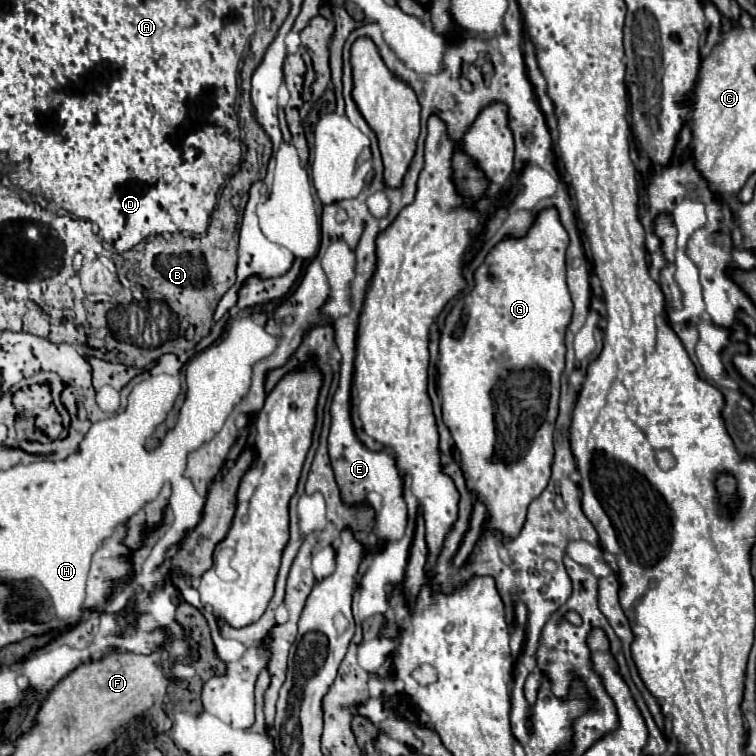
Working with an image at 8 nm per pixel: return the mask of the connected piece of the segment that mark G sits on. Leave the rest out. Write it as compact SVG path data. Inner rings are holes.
M545 209L541 211L531 229L529 235L525 239L505 239L501 241L483 261L483 267L475 271L473 279L475 279L475 287L467 293L461 295L453 309L449 311L447 319L445 319L445 327L441 331L441 341L439 341L439 393L441 393L441 407L443 407L443 423L449 427L455 445L461 453L461 467L465 469L465 473L469 473L469 485L473 485L473 493L483 495L485 497L485 507L487 507L487 515L489 515L489 527L491 529L499 529L507 539L515 537L525 523L525 515L527 515L527 507L533 499L537 499L543 489L547 487L549 479L551 479L551 463L553 463L553 431L555 431L555 419L557 419L557 411L559 411L559 377L565 369L565 331L567 325L571 321L573 315L573 303L569 297L569 289L565 283L565 251L569 245L569 235L565 231L565 227L559 221L559 213L557 209ZM499 355L507 355L509 361L507 363L499 363Z

